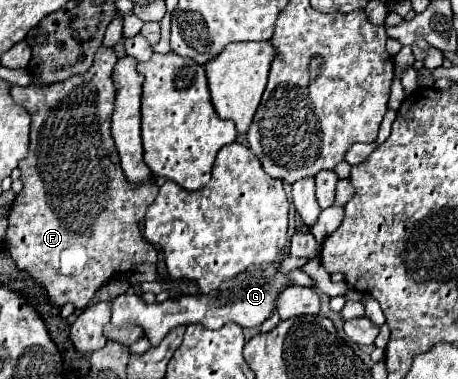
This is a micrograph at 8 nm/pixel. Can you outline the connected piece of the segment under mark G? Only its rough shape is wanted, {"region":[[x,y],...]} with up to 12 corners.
{"region":[[289,258],[249,266],[207,296],[113,300],[113,326],[141,324],[151,348],[181,324],[261,326],[291,286]]}

